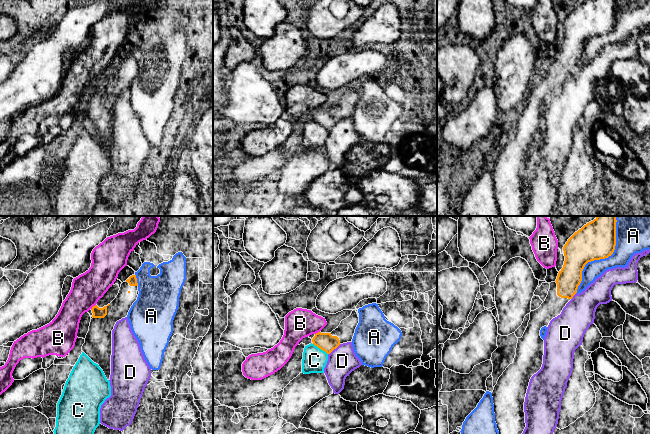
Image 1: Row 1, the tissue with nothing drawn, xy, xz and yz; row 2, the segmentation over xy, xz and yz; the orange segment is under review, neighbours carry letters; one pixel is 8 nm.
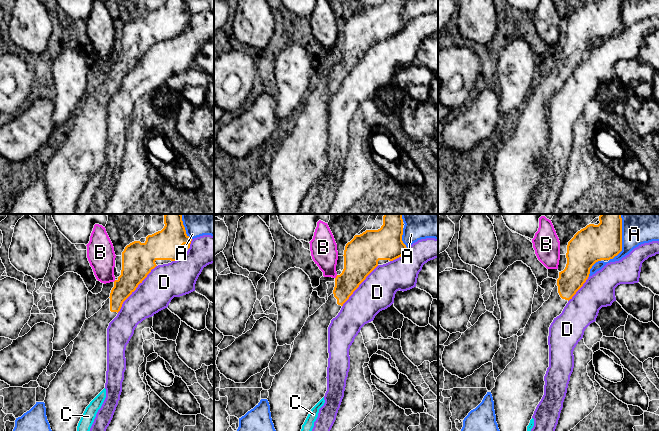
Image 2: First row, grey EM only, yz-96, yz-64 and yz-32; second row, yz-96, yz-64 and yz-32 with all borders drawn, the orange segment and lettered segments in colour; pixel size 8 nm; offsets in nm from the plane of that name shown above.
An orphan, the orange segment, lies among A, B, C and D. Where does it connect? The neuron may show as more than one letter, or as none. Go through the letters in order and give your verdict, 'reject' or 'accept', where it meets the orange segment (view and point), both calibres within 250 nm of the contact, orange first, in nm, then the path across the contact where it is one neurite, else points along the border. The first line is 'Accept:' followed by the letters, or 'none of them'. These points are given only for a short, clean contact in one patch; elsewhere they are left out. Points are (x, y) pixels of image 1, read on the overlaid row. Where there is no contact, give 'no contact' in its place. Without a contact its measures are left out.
Accept: none of them
A: reject; meets orange in yz at (603, 258); 320 nm thick on the orange side, 220 nm on the other
B: reject; meets orange in xy at (92, 307); 80 nm thick on the orange side, 240 nm on the other; border along xy (95, 304), (91, 309)
C: reject; meets orange in xz at (320, 348); 140 nm thick on the orange side, 190 nm on the other
D: reject; meets orange in xz at (334, 348); 140 nm thick on the orange side, 220 nm on the other

